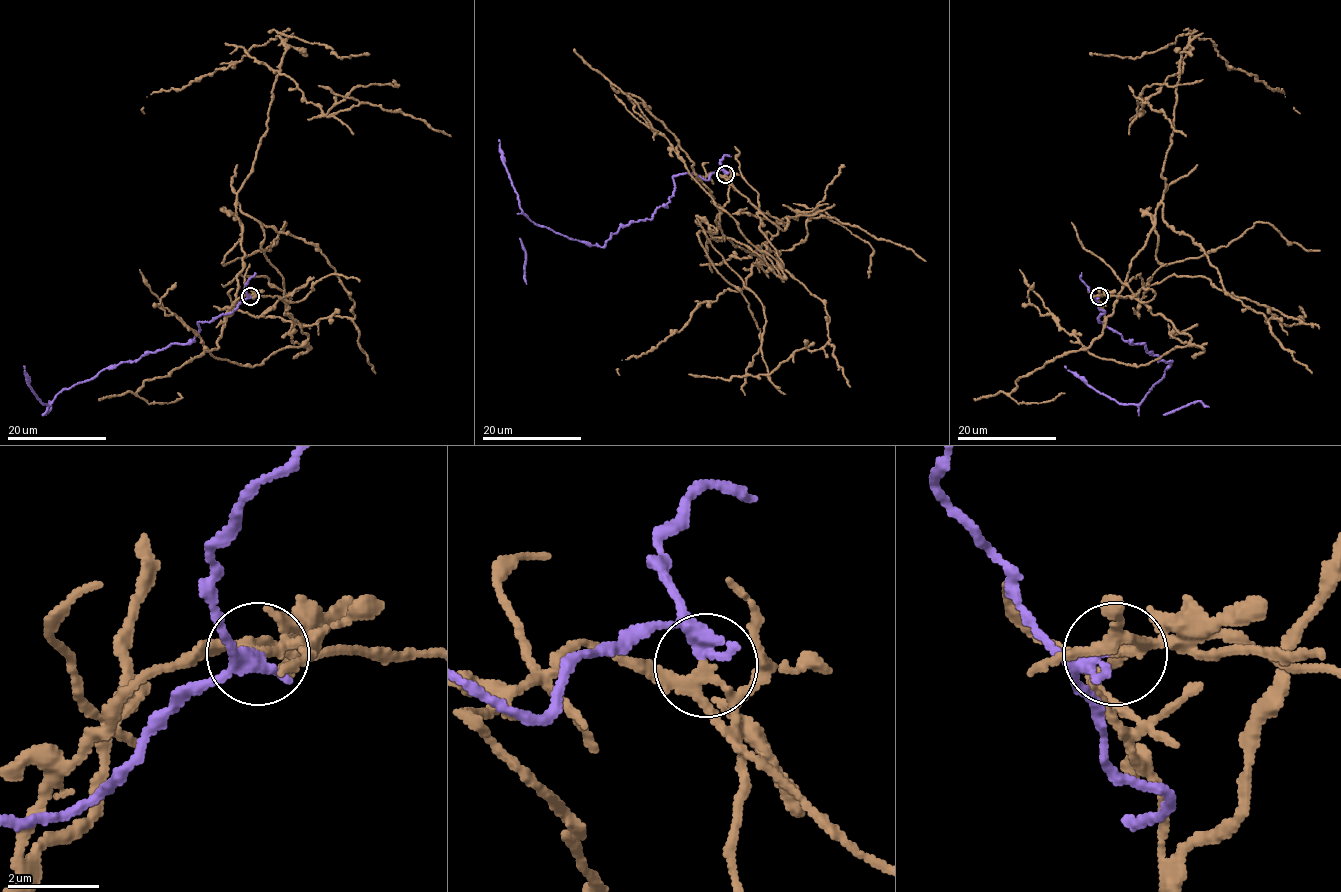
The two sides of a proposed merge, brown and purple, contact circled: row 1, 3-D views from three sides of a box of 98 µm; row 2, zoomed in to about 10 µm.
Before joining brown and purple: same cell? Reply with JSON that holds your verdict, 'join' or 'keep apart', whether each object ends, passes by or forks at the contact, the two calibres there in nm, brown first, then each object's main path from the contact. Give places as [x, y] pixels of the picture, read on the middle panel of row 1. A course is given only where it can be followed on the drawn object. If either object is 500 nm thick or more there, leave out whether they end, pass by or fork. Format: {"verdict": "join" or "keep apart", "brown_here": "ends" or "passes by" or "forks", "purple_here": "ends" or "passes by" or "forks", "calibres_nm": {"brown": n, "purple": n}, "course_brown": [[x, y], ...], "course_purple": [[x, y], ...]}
{"verdict": "keep apart", "brown_here": "forks", "purple_here": "passes by", "calibres_nm": {"brown": 200, "purple": 280}, "course_brown": [[725, 174], [701, 181], [714, 236], [818, 297], [830, 339], [768, 375], [761, 301], [696, 218]], "course_purple": [[725, 173], [675, 174], [674, 193], [650, 219], [589, 245], [522, 210], [498, 140]]}

